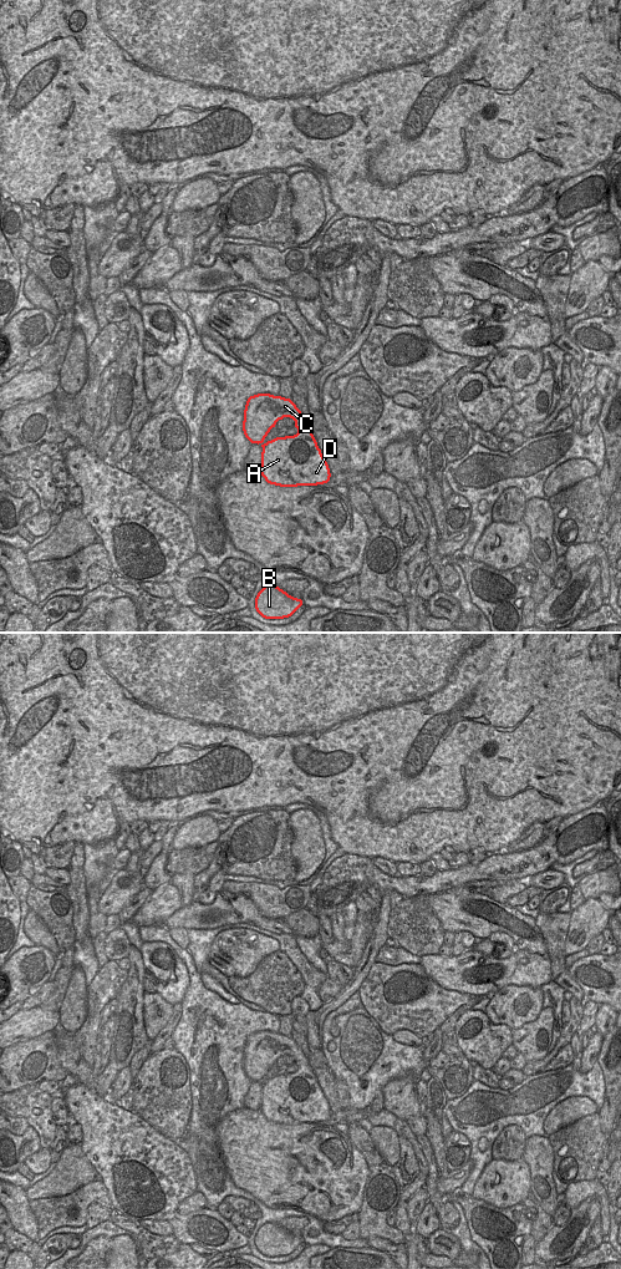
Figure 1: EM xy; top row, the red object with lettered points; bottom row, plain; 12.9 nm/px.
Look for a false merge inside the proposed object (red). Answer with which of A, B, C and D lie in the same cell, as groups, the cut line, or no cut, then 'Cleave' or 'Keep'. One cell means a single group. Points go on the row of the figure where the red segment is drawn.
Groups: A B C D. No split. Keep.

